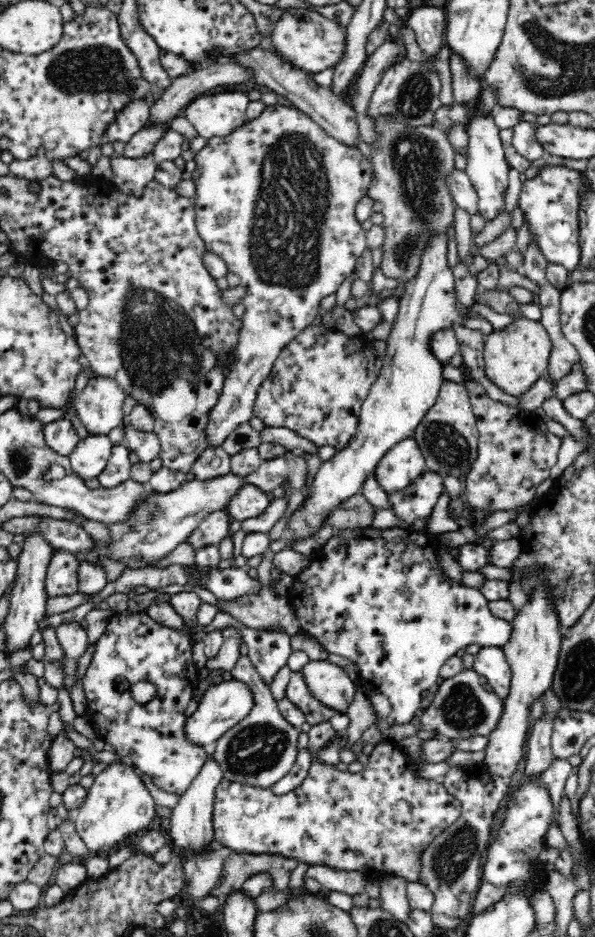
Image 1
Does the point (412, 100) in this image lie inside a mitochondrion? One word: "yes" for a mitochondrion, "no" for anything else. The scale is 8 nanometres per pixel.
yes

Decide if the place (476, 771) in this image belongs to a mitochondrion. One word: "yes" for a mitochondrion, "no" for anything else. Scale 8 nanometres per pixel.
no

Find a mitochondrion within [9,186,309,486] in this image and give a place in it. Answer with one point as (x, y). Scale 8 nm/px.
(159, 348)

